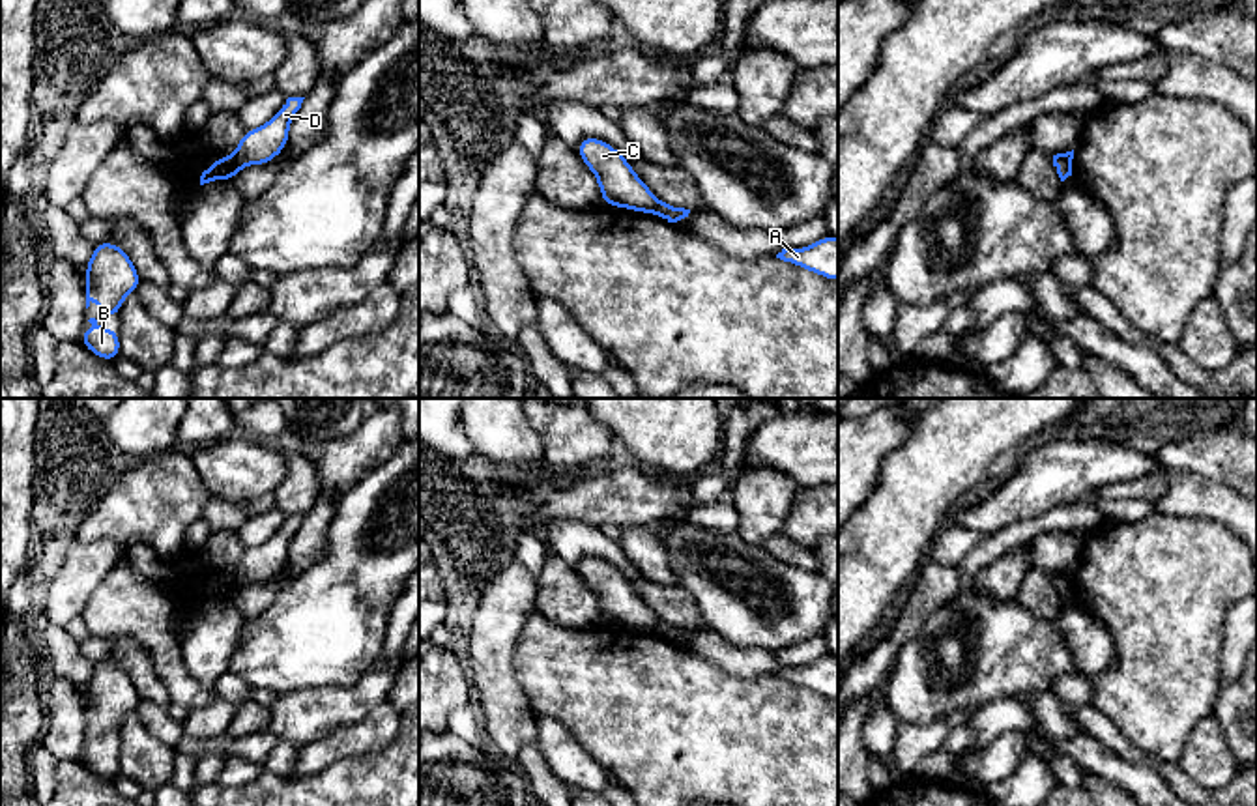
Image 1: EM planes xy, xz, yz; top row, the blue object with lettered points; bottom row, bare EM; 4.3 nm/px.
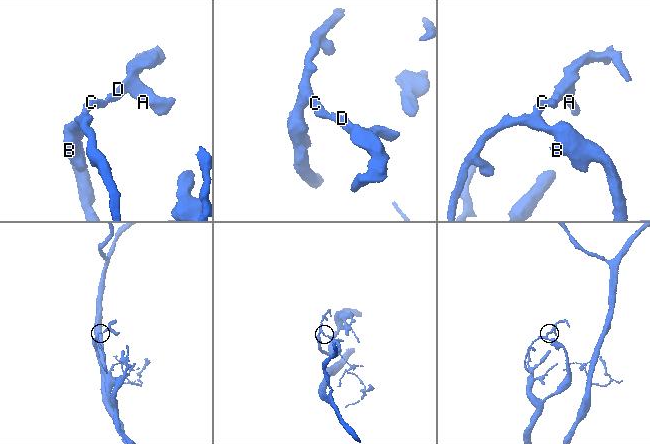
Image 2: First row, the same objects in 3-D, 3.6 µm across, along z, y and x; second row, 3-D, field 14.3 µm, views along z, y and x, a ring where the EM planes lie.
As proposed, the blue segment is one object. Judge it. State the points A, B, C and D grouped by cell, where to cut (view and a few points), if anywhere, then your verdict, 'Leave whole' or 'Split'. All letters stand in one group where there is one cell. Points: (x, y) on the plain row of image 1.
Groups: A D / B C. Split along xy (232, 575), (242, 586). Split

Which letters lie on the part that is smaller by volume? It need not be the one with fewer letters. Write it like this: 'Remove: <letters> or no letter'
Remove: A, D

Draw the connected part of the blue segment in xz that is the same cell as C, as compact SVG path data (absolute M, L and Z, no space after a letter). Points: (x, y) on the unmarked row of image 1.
M587 555L578 563L576 570L597 595L602 623L655 632L660 619L614 565L600 557Z

